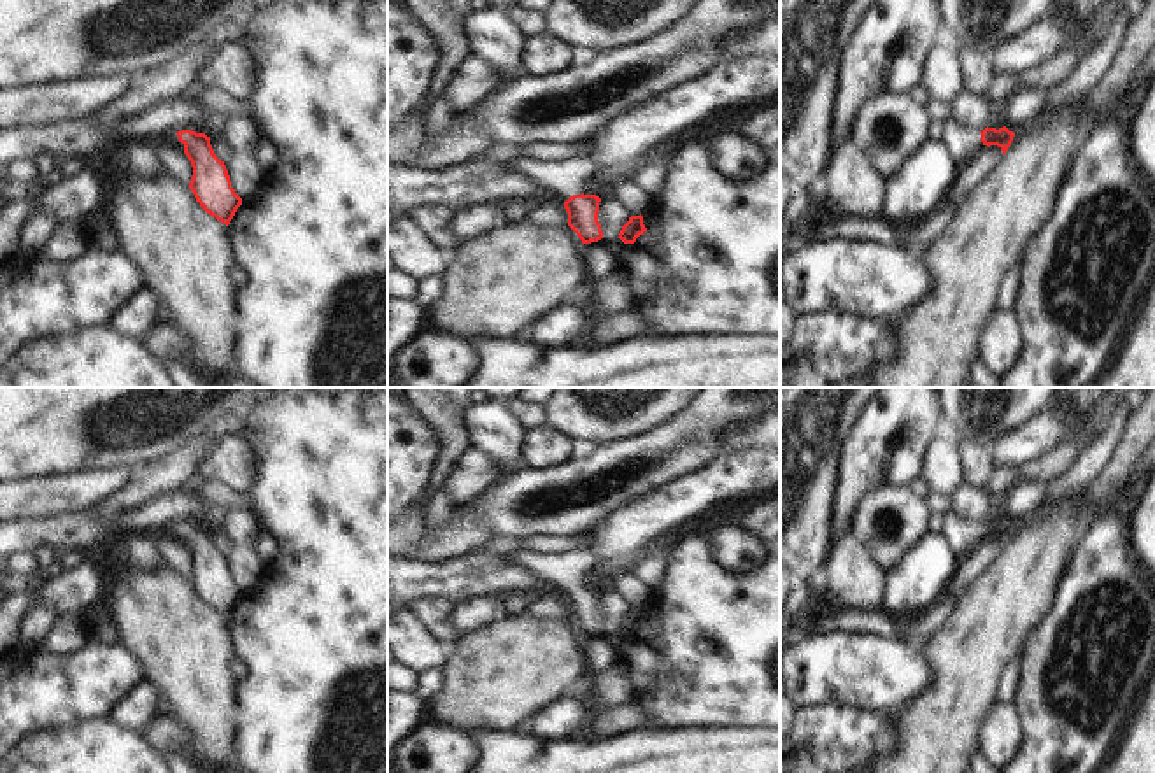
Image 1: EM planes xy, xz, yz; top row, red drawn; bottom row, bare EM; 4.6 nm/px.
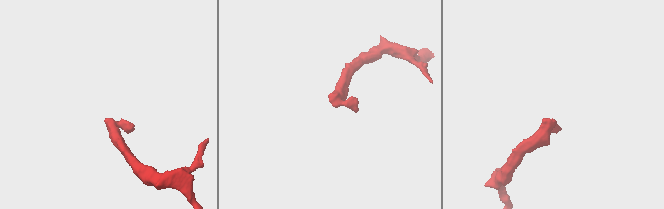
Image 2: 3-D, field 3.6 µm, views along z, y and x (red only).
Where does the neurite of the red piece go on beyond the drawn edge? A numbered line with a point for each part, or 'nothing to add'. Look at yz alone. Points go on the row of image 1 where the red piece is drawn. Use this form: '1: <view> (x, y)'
1: yz (964, 144)

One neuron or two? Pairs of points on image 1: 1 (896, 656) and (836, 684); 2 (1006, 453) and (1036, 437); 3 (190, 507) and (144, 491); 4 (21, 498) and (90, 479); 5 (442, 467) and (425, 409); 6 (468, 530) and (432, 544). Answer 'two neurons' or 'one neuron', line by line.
1: one neuron
2: one neuron
3: two neurons
4: one neuron
5: one neuron
6: one neuron

